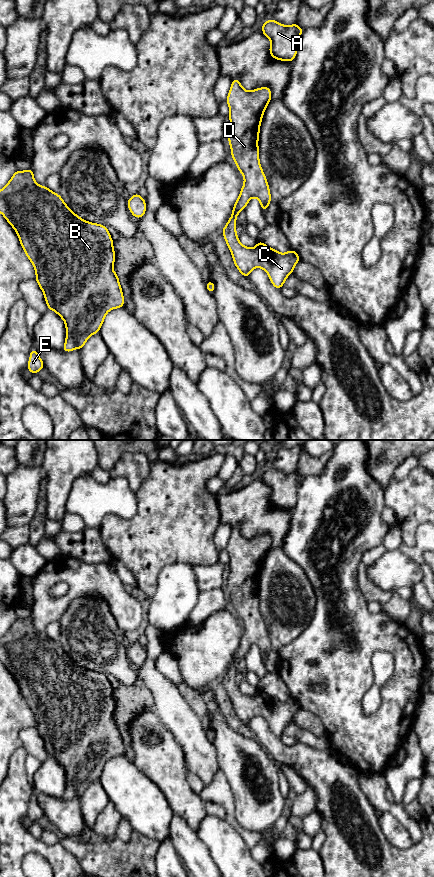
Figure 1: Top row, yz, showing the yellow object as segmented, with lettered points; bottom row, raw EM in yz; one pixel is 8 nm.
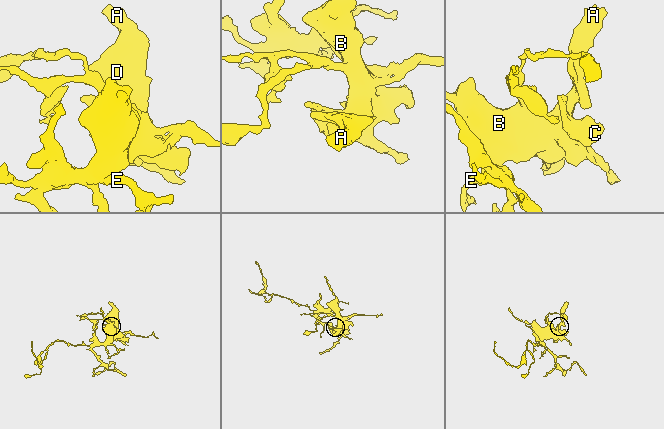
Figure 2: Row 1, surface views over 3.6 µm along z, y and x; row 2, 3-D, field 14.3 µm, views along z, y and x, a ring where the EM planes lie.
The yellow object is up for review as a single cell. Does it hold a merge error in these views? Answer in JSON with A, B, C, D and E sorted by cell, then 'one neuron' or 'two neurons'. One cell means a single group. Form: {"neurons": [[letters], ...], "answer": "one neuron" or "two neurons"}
{"neurons": [["A", "B", "C", "D", "E"]], "answer": "one neuron"}

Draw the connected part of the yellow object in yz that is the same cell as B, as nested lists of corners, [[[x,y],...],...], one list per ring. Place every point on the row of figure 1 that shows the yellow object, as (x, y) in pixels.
[[[31,168],[15,171],[7,185],[0,190],[0,213],[16,231],[25,254],[32,262],[36,281],[44,293],[48,309],[55,311],[65,322],[66,340],[63,351],[80,350],[88,337],[100,330],[105,315],[110,310],[124,307],[118,275],[113,271],[115,251],[108,228],[78,217],[59,194],[35,182]]]

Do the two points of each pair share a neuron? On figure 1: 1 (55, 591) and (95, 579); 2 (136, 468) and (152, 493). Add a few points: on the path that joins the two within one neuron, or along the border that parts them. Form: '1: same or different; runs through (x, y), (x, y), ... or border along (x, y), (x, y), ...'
1: different; border along (69, 584), (58, 581), (51, 587), (48, 593)
2: different; border along (151, 463), (149, 474), (135, 492)

